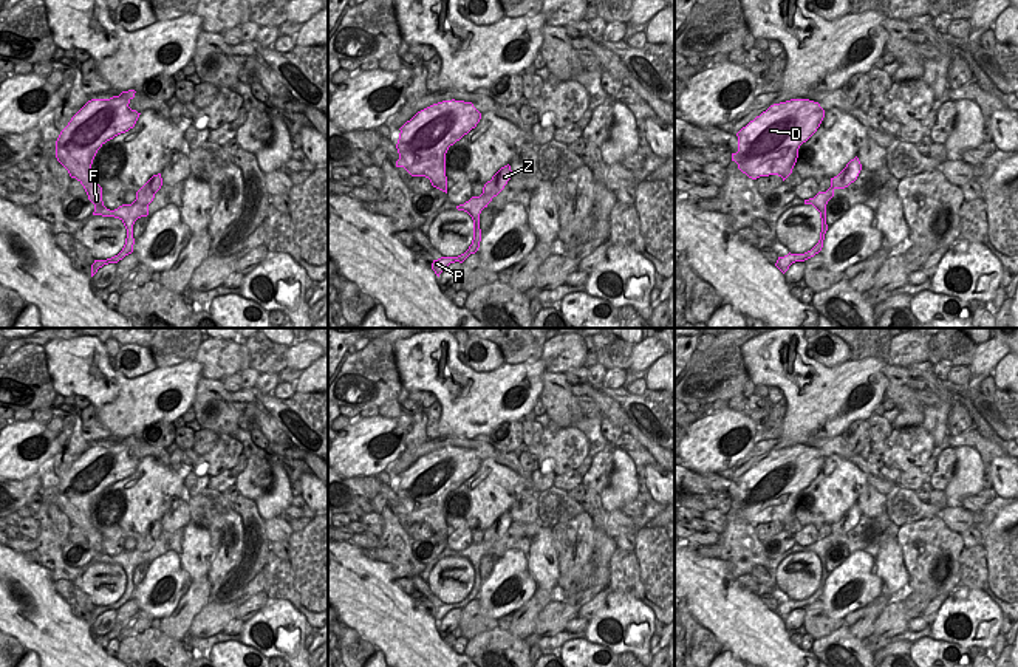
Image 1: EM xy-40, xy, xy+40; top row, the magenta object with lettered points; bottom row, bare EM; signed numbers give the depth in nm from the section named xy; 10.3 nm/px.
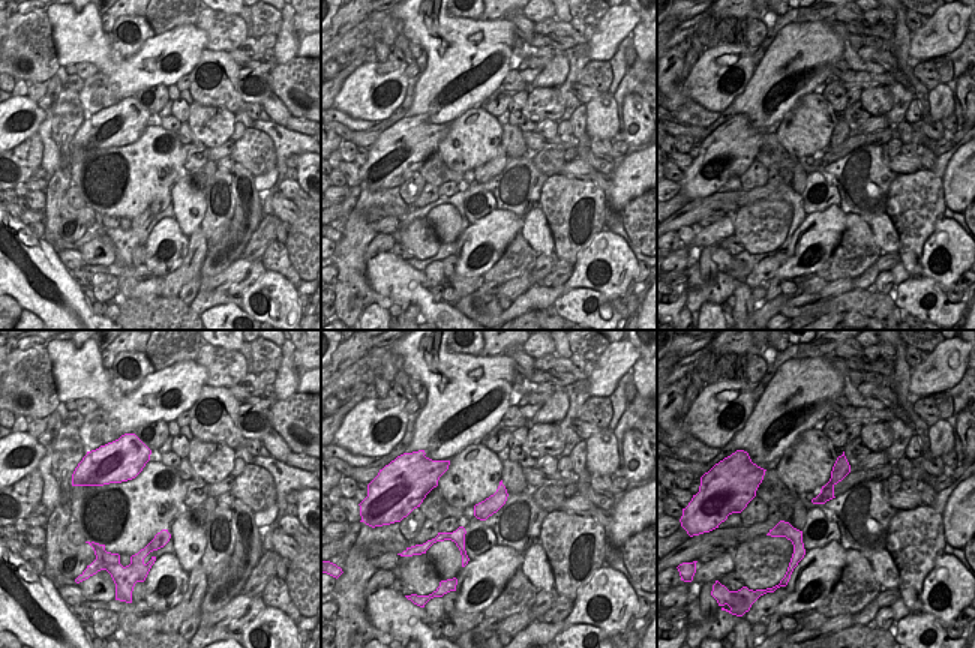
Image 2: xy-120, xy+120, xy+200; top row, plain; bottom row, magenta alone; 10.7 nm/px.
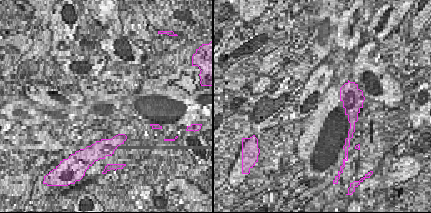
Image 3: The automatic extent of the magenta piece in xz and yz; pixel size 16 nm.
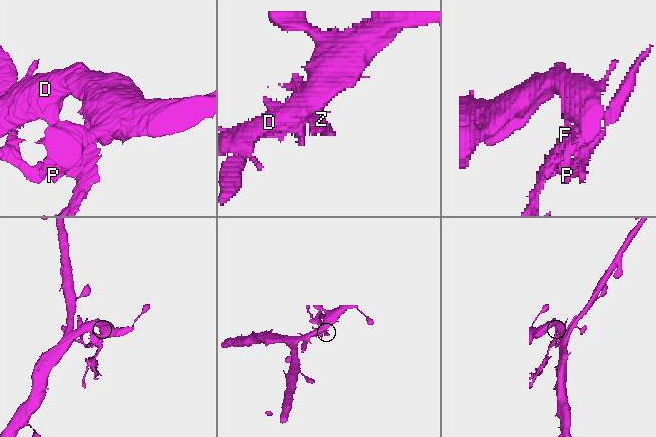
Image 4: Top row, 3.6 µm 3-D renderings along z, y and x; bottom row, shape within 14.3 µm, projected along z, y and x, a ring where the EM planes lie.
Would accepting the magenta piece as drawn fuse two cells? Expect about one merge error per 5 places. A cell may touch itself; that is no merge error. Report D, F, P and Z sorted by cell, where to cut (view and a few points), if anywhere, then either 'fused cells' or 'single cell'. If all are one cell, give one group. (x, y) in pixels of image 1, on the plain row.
groups D / F P Z; cut xy-40 (84, 530), (98, 533); fused cells

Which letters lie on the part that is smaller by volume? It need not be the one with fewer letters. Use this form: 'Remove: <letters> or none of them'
Remove: F, P, Z

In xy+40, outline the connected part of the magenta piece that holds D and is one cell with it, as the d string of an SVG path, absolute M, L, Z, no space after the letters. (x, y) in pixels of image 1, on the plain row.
M791 446L774 450L738 483L738 498L732 508L749 525L778 522L783 528L792 520L798 495L820 474L825 457L809 446Z

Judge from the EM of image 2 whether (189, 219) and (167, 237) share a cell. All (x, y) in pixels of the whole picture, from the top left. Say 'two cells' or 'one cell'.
two cells

